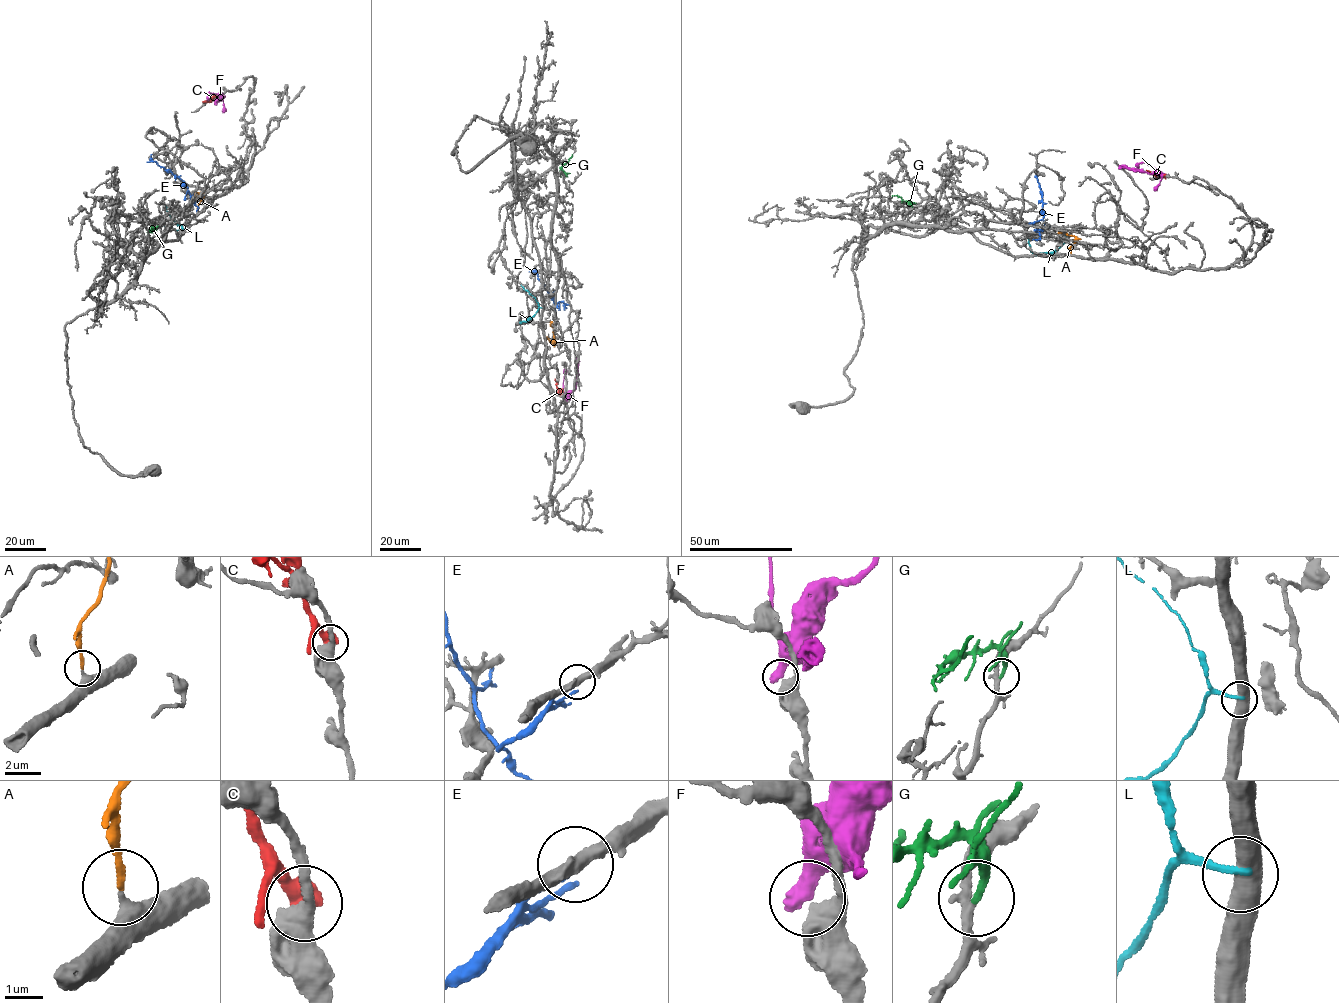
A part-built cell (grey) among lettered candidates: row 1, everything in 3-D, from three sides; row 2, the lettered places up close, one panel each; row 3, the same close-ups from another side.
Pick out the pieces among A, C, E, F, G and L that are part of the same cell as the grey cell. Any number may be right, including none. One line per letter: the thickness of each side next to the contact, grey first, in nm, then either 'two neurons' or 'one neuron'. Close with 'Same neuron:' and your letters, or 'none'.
A: 460/160 nm | one neuron
C: 480/550 nm | two neurons
E: 400/280 nm | two neurons
F: 480/500 nm | two neurons
G: 240/200 nm | one neuron
L: 550/180 nm | two neurons
Same neuron: A, G

